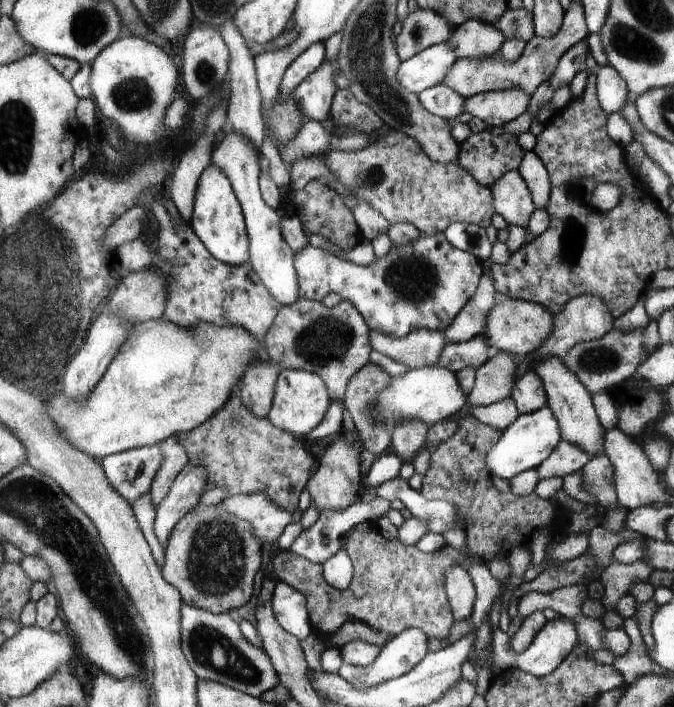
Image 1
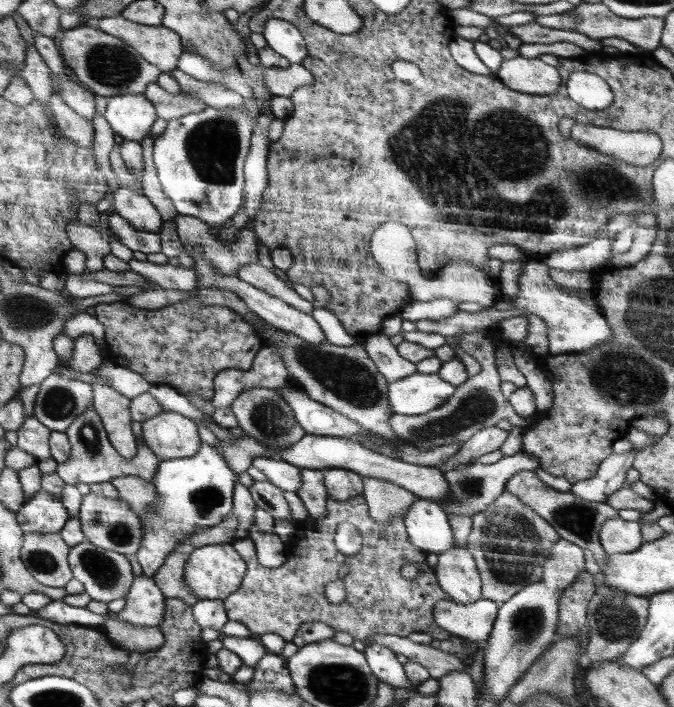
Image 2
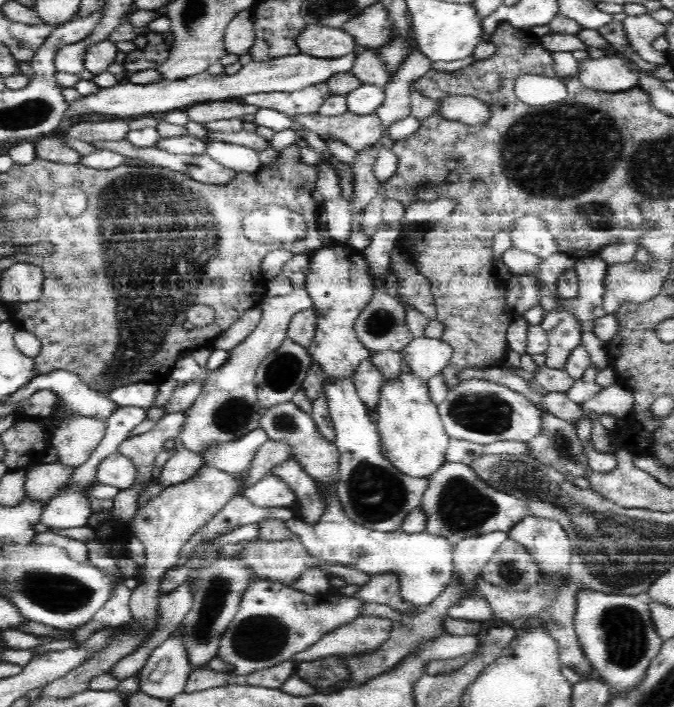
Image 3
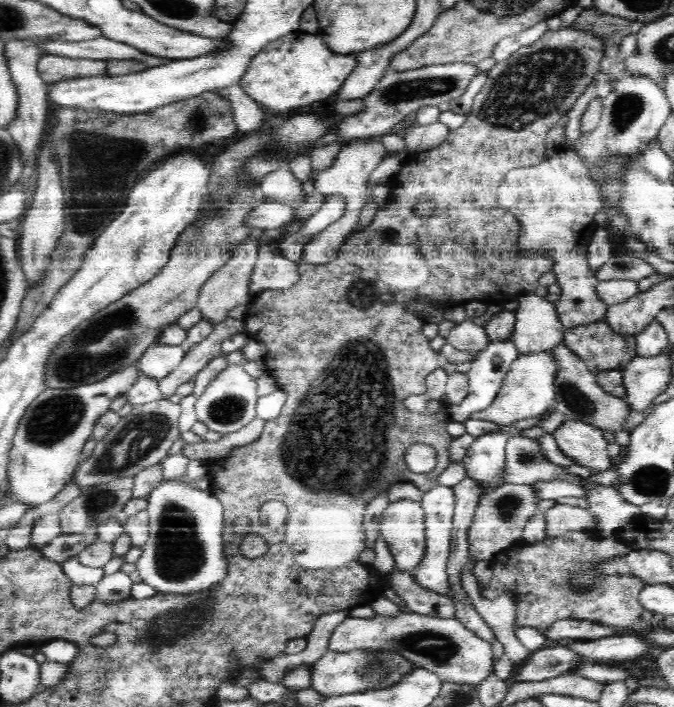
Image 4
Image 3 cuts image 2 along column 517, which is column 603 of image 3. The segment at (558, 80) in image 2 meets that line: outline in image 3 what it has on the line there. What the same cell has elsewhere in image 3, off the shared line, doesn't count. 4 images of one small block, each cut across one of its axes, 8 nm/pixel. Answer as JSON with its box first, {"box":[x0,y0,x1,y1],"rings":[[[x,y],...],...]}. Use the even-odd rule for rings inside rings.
{"box":[576,55,637,92],"rings":[[[606,55],[598,59],[588,58],[580,60],[579,63],[576,77],[588,88],[618,92],[637,86],[636,72],[630,70],[616,55]]]}

